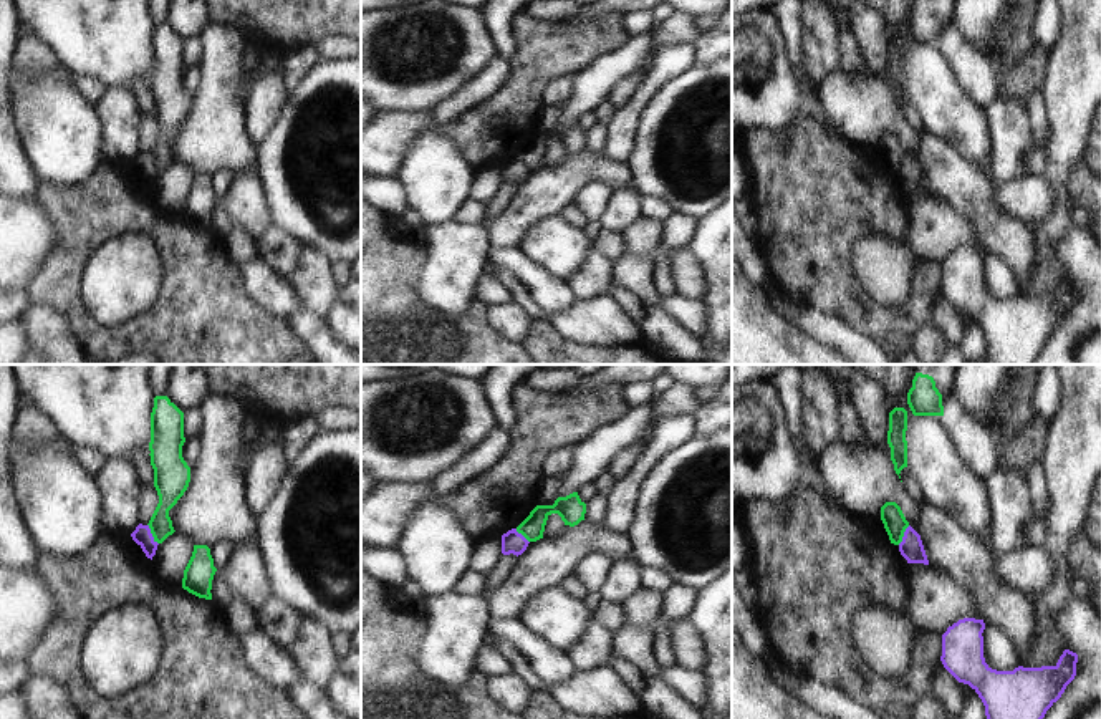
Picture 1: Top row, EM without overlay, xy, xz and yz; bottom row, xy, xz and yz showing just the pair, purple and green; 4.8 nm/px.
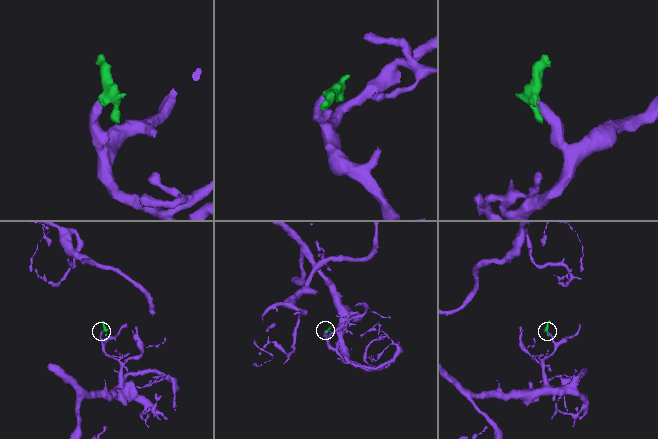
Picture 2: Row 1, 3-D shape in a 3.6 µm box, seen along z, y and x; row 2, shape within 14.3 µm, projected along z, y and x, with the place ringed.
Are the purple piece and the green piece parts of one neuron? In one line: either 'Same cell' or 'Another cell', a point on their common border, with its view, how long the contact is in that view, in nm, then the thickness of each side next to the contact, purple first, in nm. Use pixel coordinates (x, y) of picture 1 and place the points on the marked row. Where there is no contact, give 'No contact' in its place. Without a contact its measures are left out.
Another cell. Touches purple at xy (151, 534). Shared border 120 nm. Thickness 90 nm (purple) against 140 nm.

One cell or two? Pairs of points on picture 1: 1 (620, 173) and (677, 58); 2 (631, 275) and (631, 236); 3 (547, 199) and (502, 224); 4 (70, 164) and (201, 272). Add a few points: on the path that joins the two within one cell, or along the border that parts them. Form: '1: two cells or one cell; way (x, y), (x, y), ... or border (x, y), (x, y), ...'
1: two cells; border (601, 153), (623, 164)
2: two cells; border (625, 250), (649, 255)
3: one cell; way (535, 199), (514, 221)
4: two cells; border (101, 156), (76, 184), (47, 184)

